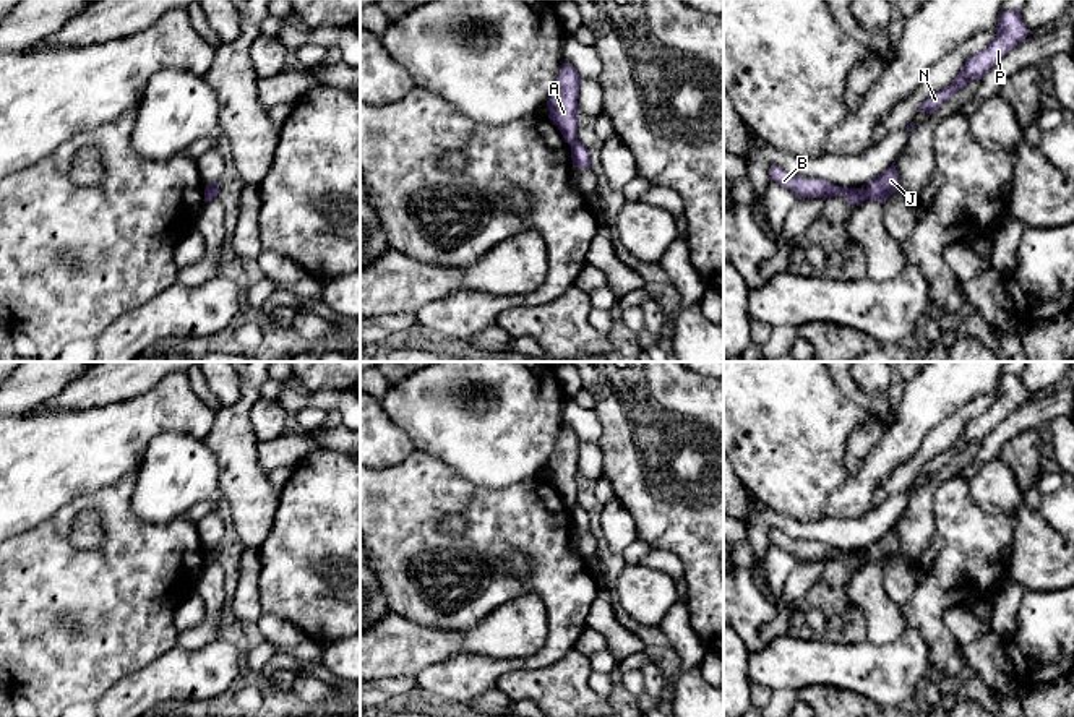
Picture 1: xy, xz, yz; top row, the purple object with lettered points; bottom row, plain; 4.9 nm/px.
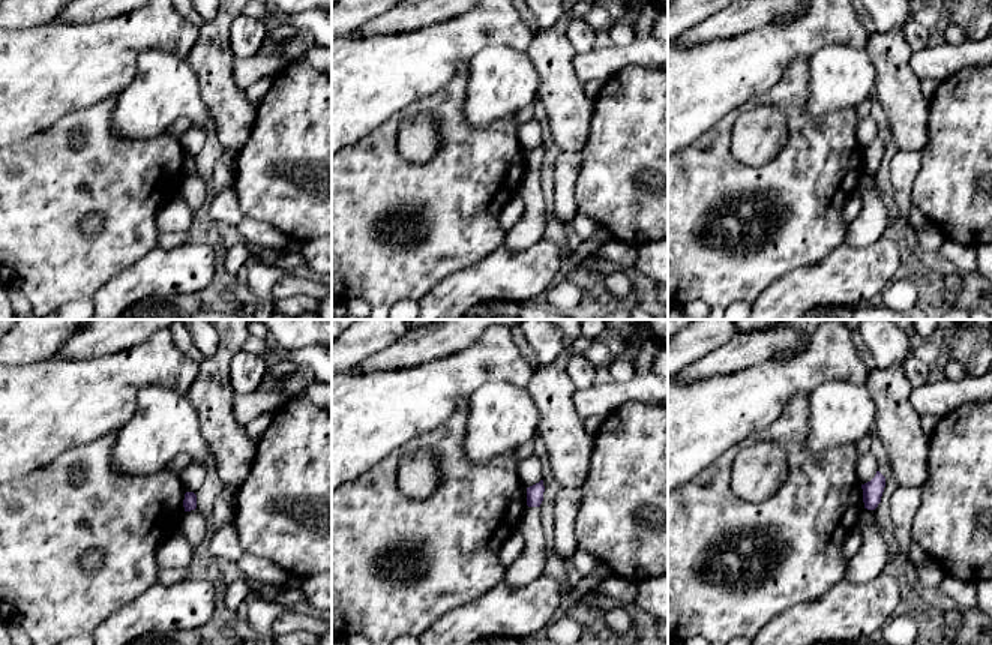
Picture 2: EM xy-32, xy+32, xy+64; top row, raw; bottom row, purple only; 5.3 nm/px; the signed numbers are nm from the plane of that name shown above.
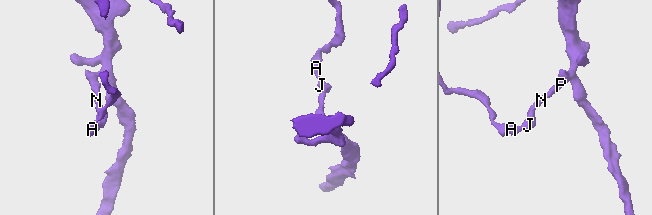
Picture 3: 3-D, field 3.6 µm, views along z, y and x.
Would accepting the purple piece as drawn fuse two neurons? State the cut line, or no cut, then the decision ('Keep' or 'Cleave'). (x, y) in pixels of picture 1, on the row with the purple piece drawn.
Split along yz (865, 190), (868, 197). Cleave

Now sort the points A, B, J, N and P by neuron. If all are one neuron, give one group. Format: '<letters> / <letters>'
A B / J N P

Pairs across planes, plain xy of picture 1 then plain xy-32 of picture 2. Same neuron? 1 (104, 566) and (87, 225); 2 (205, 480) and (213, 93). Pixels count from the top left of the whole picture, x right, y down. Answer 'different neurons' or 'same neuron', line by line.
1: different neurons
2: different neurons

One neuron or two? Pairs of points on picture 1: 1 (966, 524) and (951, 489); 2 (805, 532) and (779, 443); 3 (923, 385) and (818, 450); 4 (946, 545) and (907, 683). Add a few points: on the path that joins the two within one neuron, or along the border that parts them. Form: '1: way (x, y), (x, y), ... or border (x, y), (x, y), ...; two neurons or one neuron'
1: way (958, 516), (953, 510), (953, 497); one neuron
2: border (768, 505), (799, 521), (820, 521), (826, 518); two neurons
3: border (897, 411), (889, 425); two neurons
4: border (907, 628), (914, 628), (927, 644), (930, 670); two neurons

